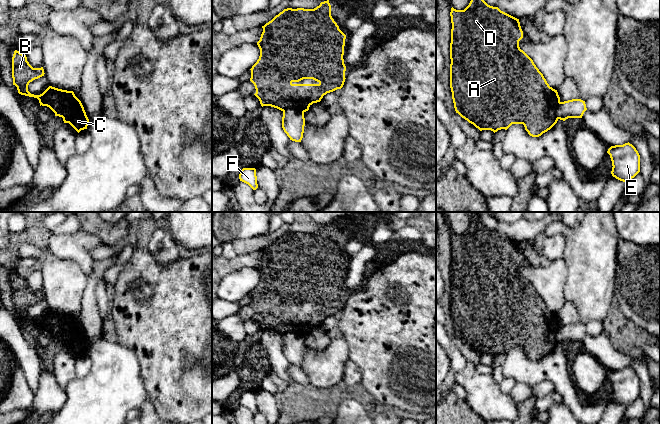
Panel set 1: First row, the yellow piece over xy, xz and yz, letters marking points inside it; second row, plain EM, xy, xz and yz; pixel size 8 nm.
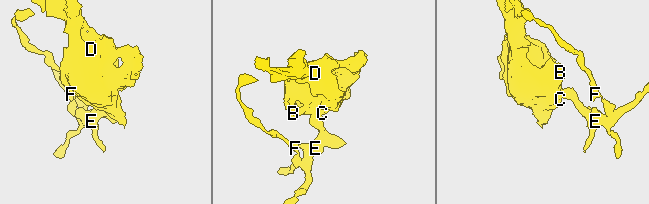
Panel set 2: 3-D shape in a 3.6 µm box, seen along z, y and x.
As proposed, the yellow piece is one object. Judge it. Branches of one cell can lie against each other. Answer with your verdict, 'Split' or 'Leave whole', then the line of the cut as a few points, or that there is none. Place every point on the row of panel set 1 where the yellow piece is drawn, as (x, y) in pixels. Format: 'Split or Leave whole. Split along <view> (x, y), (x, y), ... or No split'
Split. Split along xz (283, 110), (293, 108), (303, 113)

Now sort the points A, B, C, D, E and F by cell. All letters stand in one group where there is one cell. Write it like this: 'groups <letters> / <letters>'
groups A B C D / E F

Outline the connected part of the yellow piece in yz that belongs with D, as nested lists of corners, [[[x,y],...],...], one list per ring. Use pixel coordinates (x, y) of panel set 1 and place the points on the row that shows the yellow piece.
[[[471,0],[464,10],[453,7],[451,16],[450,43],[450,88],[456,113],[480,131],[507,130],[512,124],[523,124],[532,137],[539,137],[558,121],[557,108],[560,97],[557,90],[549,86],[533,60],[519,47],[523,31],[519,19],[488,5],[484,0]]]

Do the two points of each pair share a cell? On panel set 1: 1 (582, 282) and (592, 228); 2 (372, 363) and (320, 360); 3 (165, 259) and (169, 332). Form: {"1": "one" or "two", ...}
{"1": "one", "2": "two", "3": "two"}

